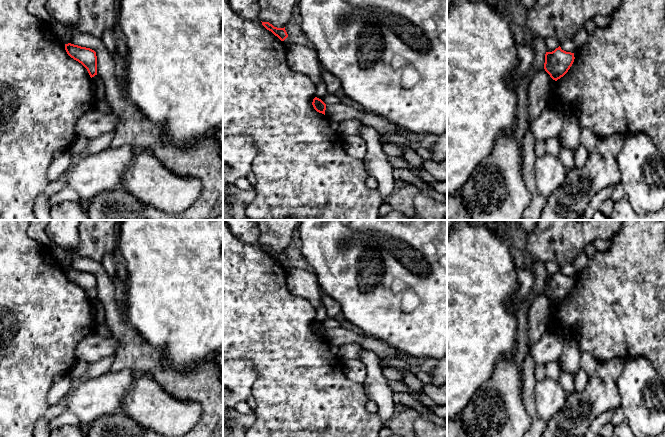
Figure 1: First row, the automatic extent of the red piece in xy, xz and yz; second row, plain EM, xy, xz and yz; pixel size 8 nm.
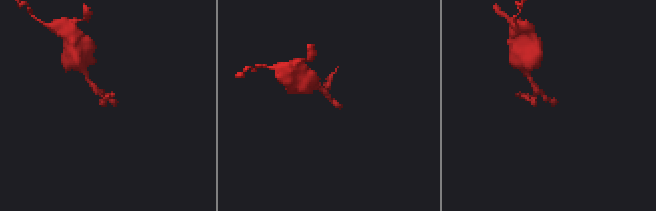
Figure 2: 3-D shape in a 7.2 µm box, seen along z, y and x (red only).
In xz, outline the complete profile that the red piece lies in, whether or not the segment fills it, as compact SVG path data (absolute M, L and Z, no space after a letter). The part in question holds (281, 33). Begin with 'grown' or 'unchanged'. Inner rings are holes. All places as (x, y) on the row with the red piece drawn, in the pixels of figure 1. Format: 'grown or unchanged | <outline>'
unchanged | M262 22L262 25L267 30L271 31L275 36L277 36L281 41L284 41L288 37L285 27L284 28L277 28L277 27L274 27L269 22Z

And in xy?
unchanged | M71 43L65 44L65 50L71 58L87 69L91 78L97 75L97 56L94 50Z

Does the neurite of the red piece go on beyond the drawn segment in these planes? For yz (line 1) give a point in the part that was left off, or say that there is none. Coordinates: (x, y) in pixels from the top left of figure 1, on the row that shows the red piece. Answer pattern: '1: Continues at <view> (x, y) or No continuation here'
1: No continuation here

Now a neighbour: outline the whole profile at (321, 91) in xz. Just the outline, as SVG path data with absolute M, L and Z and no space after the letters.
M321 81L316 85L315 97L323 99L328 94L325 82Z

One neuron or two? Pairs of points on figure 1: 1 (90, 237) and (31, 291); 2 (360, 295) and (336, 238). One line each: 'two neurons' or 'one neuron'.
1: two neurons
2: one neuron

